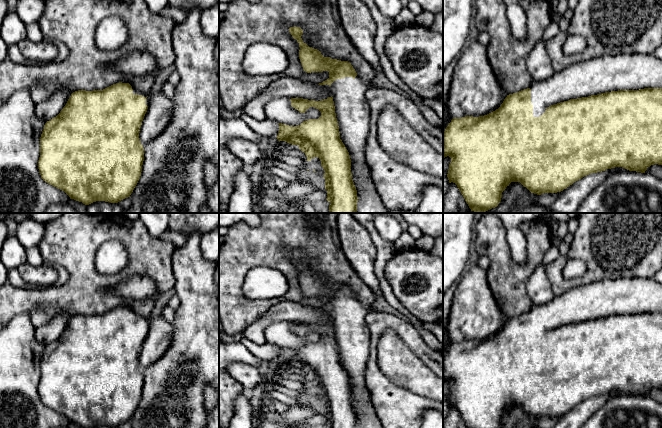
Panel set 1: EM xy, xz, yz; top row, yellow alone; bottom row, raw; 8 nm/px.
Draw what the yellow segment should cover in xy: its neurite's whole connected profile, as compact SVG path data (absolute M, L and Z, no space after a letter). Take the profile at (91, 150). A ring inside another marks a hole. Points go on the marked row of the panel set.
M119 82L103 90L73 92L60 113L44 125L38 160L41 178L64 191L70 199L85 205L96 201L118 203L130 197L142 172L144 148L139 133L149 102L146 94L127 82Z

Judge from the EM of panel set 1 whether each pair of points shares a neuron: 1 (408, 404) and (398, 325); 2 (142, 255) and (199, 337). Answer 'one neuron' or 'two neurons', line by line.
1: one neuron
2: two neurons

